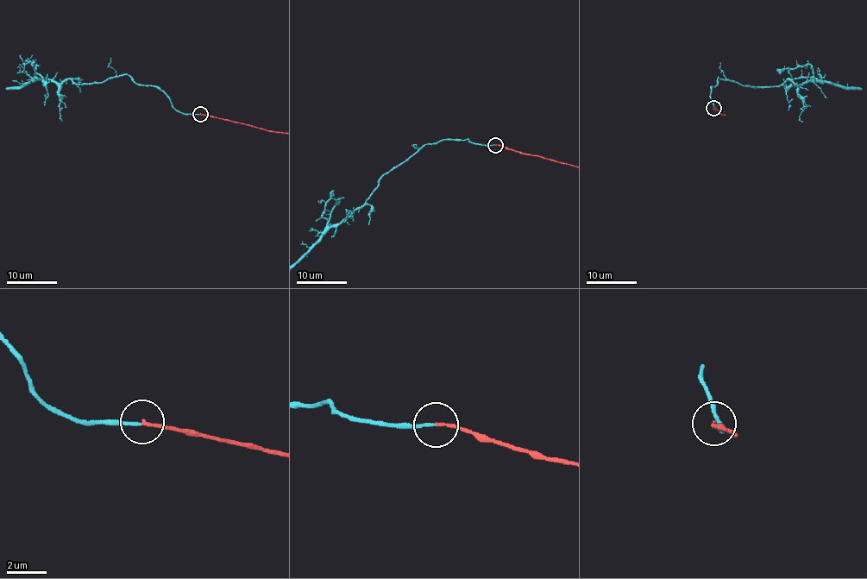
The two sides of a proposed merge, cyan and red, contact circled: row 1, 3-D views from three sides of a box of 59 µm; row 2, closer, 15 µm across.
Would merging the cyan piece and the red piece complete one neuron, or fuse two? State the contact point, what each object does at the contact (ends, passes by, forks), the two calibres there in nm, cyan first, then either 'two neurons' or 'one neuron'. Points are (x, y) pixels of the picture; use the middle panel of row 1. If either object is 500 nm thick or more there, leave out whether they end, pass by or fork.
place (495, 145); cyan ends; red ends; calibres 140 and 140 nm; one neuron

